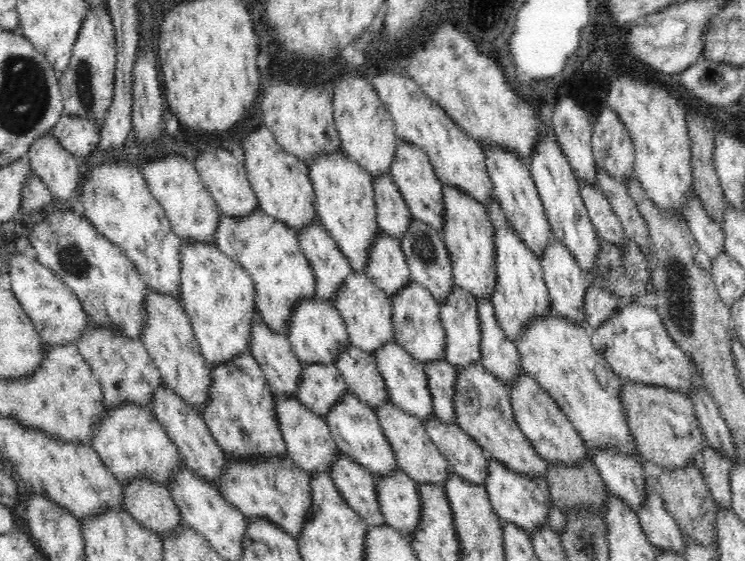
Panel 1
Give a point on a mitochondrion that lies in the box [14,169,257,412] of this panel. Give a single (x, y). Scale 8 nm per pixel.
(72, 262)

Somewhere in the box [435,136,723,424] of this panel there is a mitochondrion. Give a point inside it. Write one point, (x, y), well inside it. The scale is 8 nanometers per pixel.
(680, 308)

